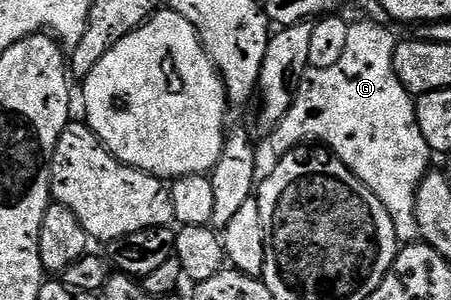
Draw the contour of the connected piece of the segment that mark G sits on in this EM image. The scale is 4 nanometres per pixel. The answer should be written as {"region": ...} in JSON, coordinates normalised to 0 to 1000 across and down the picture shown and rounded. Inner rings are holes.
{"region":[[[780,70],[774,93],[774,150],[765,157],[756,200],[747,200],[747,213],[738,213],[738,227],[683,230],[681,250],[667,267],[659,320],[650,333],[650,360],[641,360],[641,373],[632,373],[632,400],[623,400],[610,417],[608,433],[599,437],[596,460],[601,460],[603,530],[610,533],[632,523],[641,503],[654,497],[665,480],[678,477],[683,467],[721,480],[736,513],[747,517],[823,630],[827,653],[836,653],[836,667],[845,667],[845,680],[854,680],[854,707],[863,707],[863,733],[871,733],[871,773],[887,810],[911,813],[929,793],[925,720],[920,717],[920,697],[925,693],[925,627],[940,587],[951,577],[953,553],[947,550],[953,547],[956,527],[960,530],[960,507],[951,493],[951,480],[942,480],[942,453],[933,453],[933,427],[925,427],[920,327],[894,290],[889,267],[880,267],[880,240],[871,227],[871,187],[876,183],[878,150],[880,127],[874,127],[845,77]]]}

